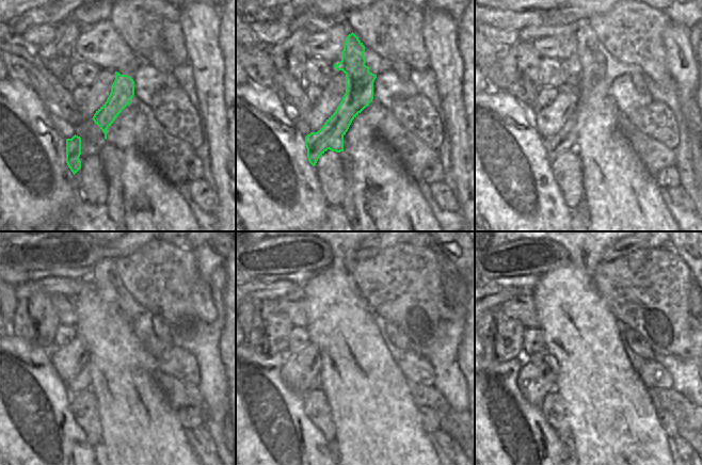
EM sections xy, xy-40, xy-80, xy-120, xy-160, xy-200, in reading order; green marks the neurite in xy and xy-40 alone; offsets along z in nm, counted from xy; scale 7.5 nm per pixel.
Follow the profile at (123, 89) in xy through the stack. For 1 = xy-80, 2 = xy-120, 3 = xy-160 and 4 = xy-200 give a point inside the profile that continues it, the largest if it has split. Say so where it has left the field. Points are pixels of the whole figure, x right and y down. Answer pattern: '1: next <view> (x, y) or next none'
1: next xy-80 (595, 80)
2: next xy-120 (105, 276)
3: next xy-160 (344, 253)
4: next xy-200 (585, 253)

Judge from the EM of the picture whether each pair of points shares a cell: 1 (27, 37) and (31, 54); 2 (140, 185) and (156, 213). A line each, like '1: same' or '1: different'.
1: different
2: same

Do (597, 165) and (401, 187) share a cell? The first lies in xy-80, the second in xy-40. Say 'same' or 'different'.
same

